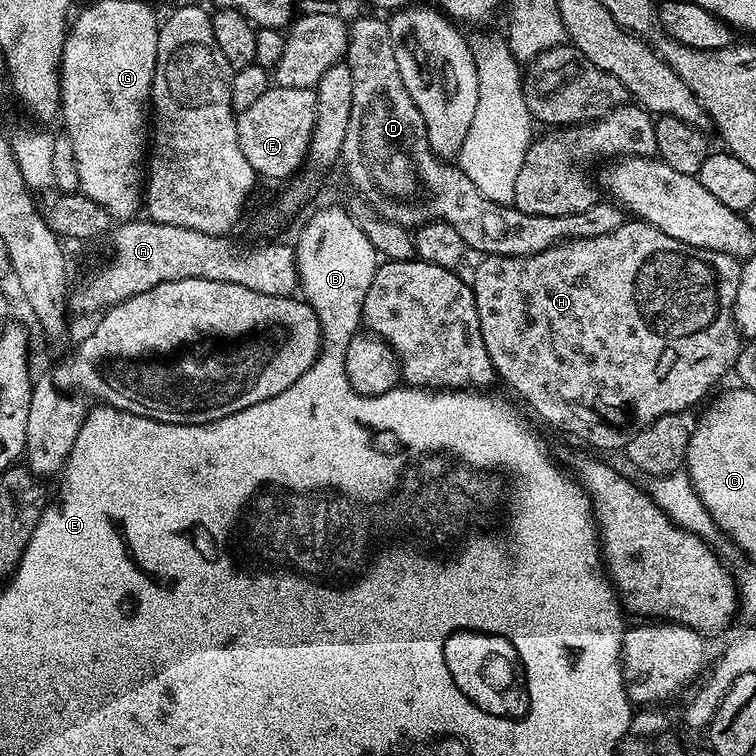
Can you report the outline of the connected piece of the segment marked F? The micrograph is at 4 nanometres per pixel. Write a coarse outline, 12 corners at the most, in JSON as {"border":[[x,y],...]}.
{"border":[[269,86],[239,112],[257,177],[287,181],[312,141],[316,93]]}

